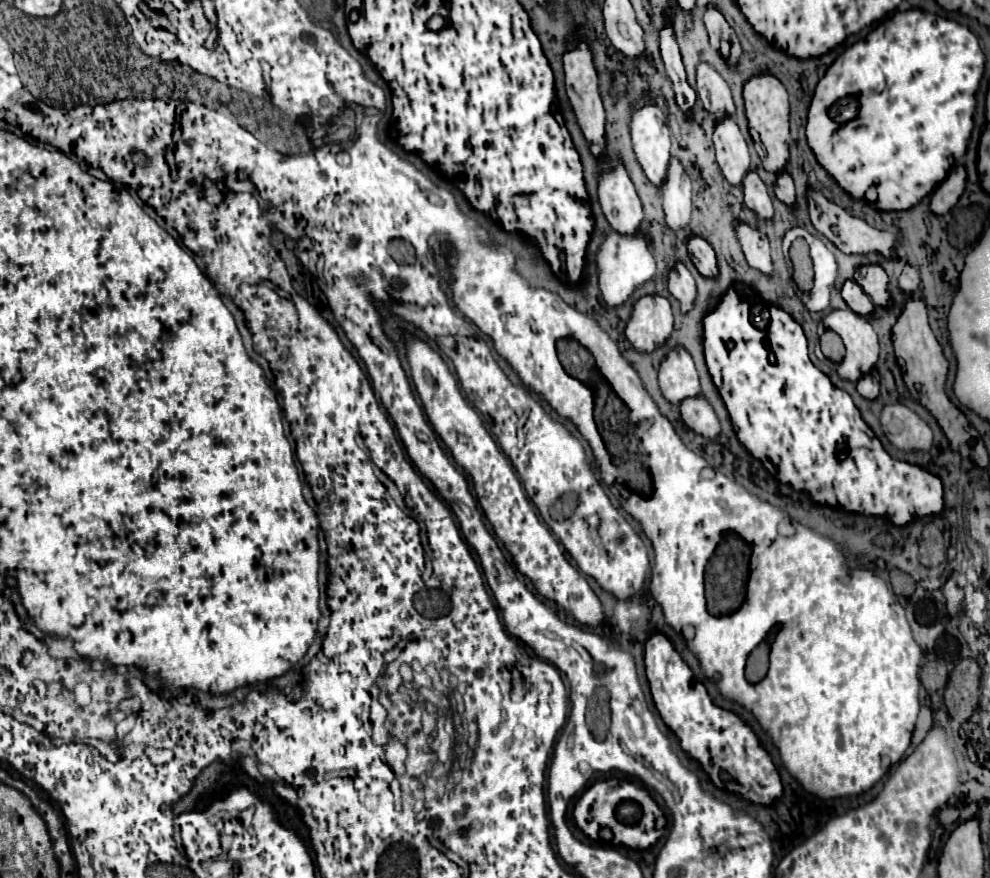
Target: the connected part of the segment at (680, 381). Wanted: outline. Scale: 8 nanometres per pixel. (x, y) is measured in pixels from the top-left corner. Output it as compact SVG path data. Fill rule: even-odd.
M676 345L666 353L658 369L660 391L670 403L680 403L686 397L696 397L700 393L700 381L690 353Z

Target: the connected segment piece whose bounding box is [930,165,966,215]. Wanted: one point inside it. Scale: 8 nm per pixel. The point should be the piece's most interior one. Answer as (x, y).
(947, 194)

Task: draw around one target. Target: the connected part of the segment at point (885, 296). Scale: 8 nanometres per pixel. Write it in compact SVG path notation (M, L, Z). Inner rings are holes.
M880 265L858 267L854 273L854 281L864 289L866 295L870 295L870 299L876 305L880 305L880 307L892 305L892 299L888 293L888 277Z

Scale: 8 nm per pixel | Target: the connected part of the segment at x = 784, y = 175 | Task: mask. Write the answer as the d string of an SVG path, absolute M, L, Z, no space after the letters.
M782 169L776 177L776 185L774 185L774 193L780 201L784 201L786 205L794 205L796 201L796 193L794 193L794 183L792 183L792 177L786 169Z

